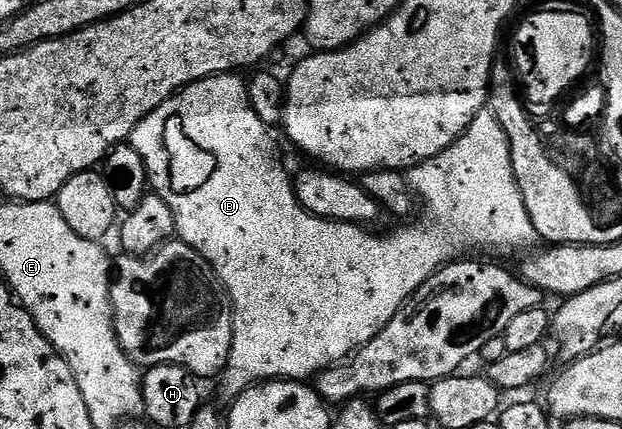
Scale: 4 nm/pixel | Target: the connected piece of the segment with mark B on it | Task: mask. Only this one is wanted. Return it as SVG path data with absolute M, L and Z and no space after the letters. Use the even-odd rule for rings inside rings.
M233 71L195 81L191 85L185 86L180 93L174 93L172 97L168 97L158 109L147 114L137 124L131 138L133 149L139 151L139 159L143 159L145 164L152 192L161 197L163 203L167 203L167 207L171 207L171 215L175 219L176 236L180 240L186 241L207 262L227 298L227 304L233 315L233 338L231 339L229 358L219 377L221 393L227 399L237 398L246 388L258 382L274 379L301 381L302 379L316 378L317 374L334 365L336 361L353 356L355 350L363 347L371 339L375 339L375 335L379 335L379 331L383 331L387 327L387 323L391 323L391 319L395 319L395 315L409 301L409 296L417 292L419 286L426 279L433 276L444 265L464 258L468 254L465 253L468 249L486 249L489 253L517 253L516 255L521 255L526 251L538 248L539 238L535 231L535 223L531 223L531 215L527 215L527 207L523 203L523 195L519 191L511 167L511 147L507 143L507 135L503 131L499 119L495 119L495 115L489 108L483 108L475 115L475 119L467 127L467 131L463 131L463 135L459 139L455 139L455 143L451 143L451 147L447 147L447 151L439 151L439 155L426 161L420 161L418 165L414 165L408 170L407 182L419 202L420 208L421 205L425 208L425 221L419 222L418 225L405 223L402 224L405 225L402 229L393 229L386 237L376 237L375 234L369 233L373 231L360 225L352 225L342 221L328 221L311 215L297 202L297 197L293 194L292 180L286 179L281 185L281 180L285 177L284 171L273 161L269 161L265 165L265 137L261 132L266 132L267 127L252 110L246 84L246 78L241 78L241 75ZM245 133L257 134L254 137L245 138Z

